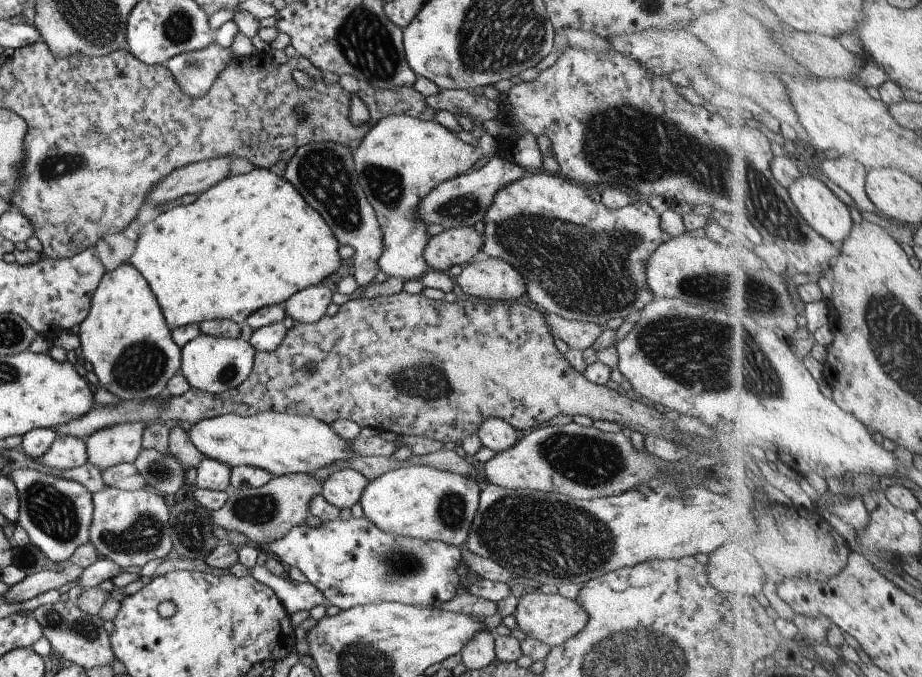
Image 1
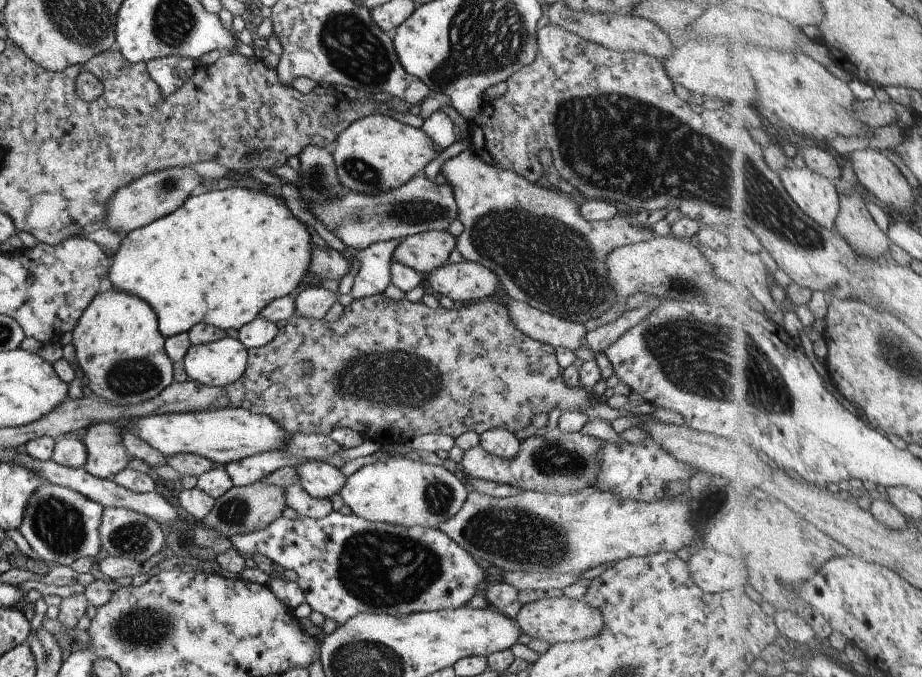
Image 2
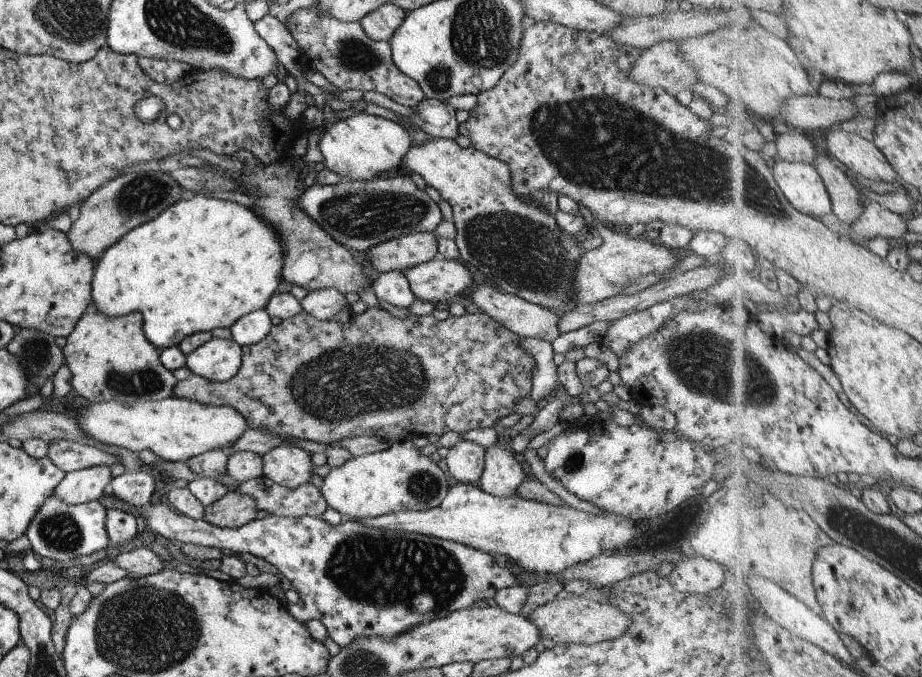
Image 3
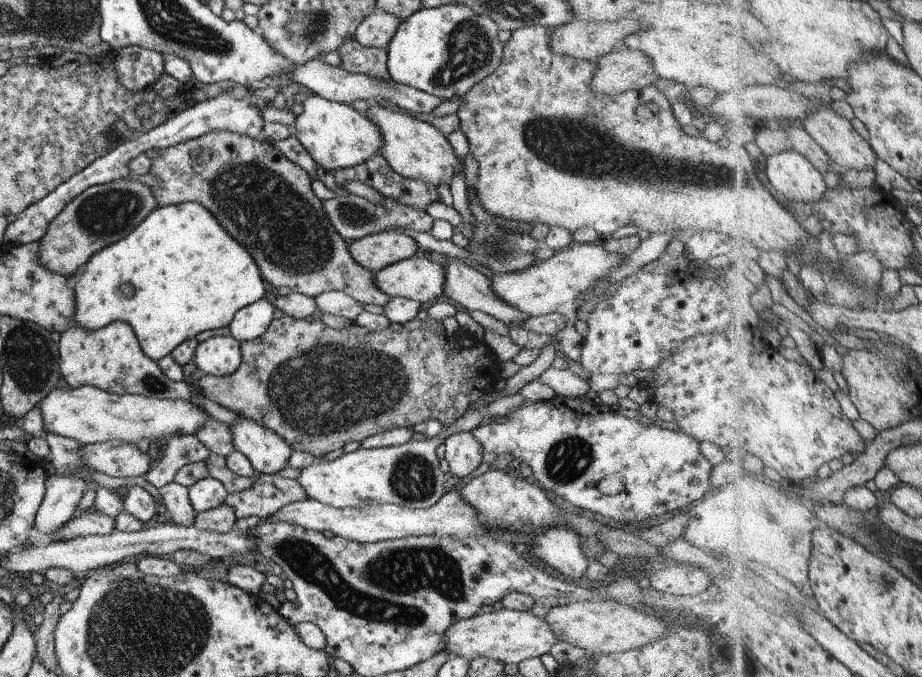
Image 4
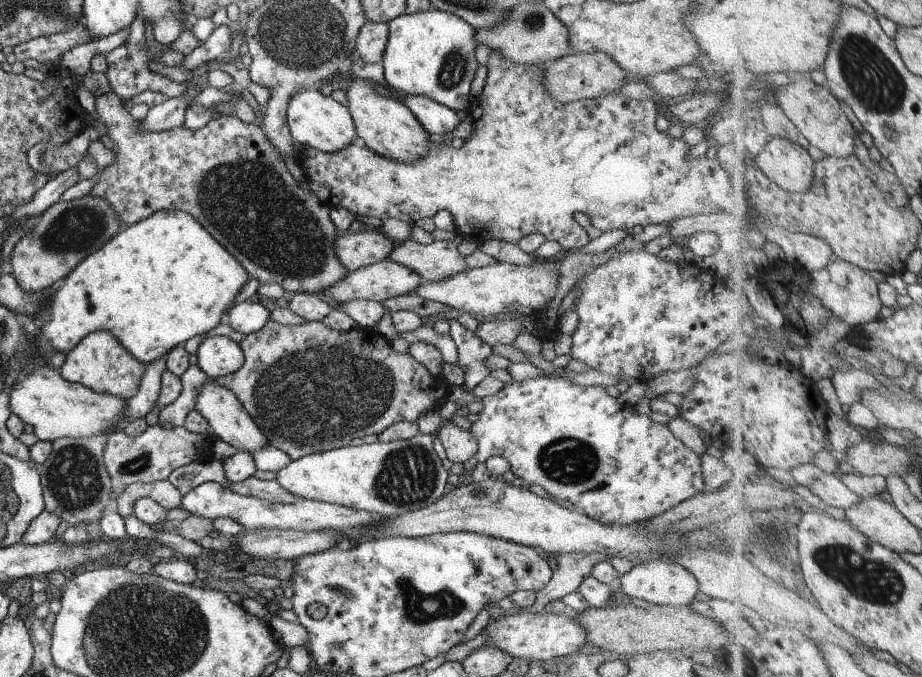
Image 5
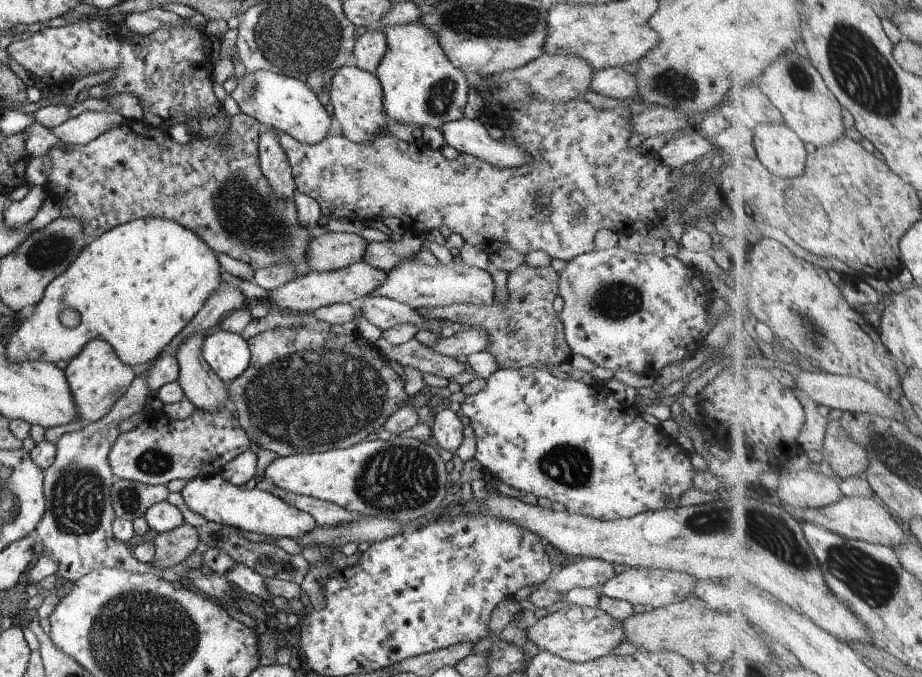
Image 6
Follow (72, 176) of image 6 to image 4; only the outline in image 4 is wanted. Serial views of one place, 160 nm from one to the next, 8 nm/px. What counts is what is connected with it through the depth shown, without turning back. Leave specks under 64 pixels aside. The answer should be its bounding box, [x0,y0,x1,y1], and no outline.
[149,129,390,306]

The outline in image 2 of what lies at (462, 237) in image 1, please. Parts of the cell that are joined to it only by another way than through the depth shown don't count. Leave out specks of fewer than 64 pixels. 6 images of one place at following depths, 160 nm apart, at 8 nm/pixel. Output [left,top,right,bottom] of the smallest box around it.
[392,230,456,274]

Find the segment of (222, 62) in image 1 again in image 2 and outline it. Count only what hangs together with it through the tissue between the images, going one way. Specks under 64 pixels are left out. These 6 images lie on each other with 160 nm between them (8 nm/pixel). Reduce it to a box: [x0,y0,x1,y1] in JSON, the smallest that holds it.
[146,55,197,95]

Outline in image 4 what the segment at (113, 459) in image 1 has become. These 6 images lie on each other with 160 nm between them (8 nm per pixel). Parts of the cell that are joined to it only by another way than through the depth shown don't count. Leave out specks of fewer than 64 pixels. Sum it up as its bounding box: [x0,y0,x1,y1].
[34,473,86,536]

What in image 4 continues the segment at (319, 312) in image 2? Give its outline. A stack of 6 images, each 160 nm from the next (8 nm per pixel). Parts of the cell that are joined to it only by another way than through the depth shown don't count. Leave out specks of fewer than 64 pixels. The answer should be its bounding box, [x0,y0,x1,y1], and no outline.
[312,291,362,321]

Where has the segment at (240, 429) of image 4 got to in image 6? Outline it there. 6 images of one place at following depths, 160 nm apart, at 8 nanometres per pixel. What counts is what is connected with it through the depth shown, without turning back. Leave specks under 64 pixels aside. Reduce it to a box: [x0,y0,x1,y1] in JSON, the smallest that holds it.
[175,334,229,415]

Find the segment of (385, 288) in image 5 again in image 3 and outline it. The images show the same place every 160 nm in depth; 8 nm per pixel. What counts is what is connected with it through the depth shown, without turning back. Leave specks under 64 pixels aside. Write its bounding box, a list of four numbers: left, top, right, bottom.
[401,256,472,302]

